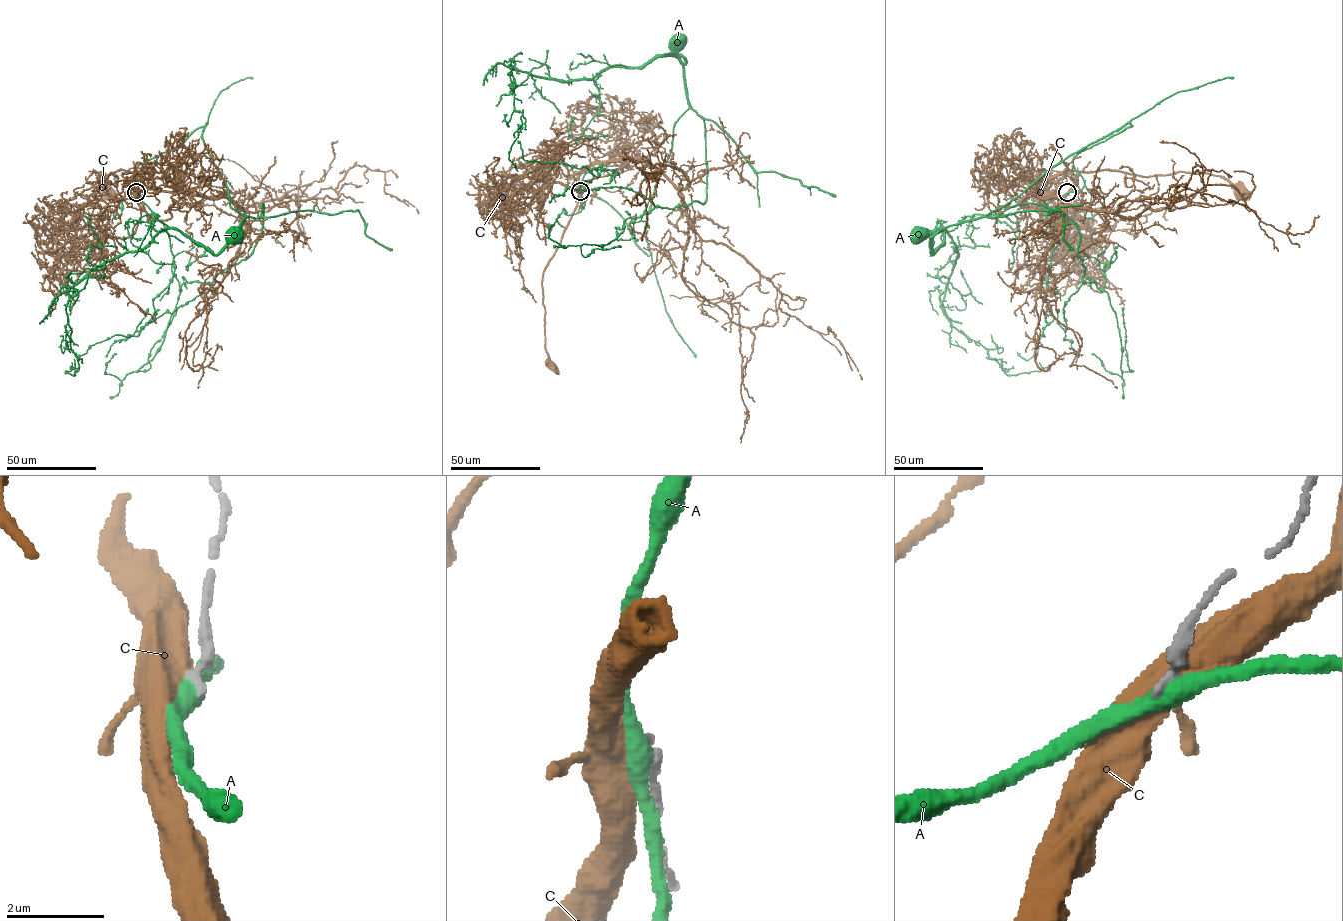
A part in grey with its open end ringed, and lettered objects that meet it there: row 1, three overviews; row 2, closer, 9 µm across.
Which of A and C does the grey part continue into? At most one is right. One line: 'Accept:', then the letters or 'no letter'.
Accept: no letter

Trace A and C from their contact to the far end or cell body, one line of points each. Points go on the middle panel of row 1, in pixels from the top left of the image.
A: (580, 191), (582, 207), (586, 197), (605, 201), (650, 255), (647, 213), (673, 126), (689, 107), (679, 41)
C: (579, 191), (577, 198), (581, 198), (578, 190), (577, 207), (543, 271), (545, 347), (552, 365)

